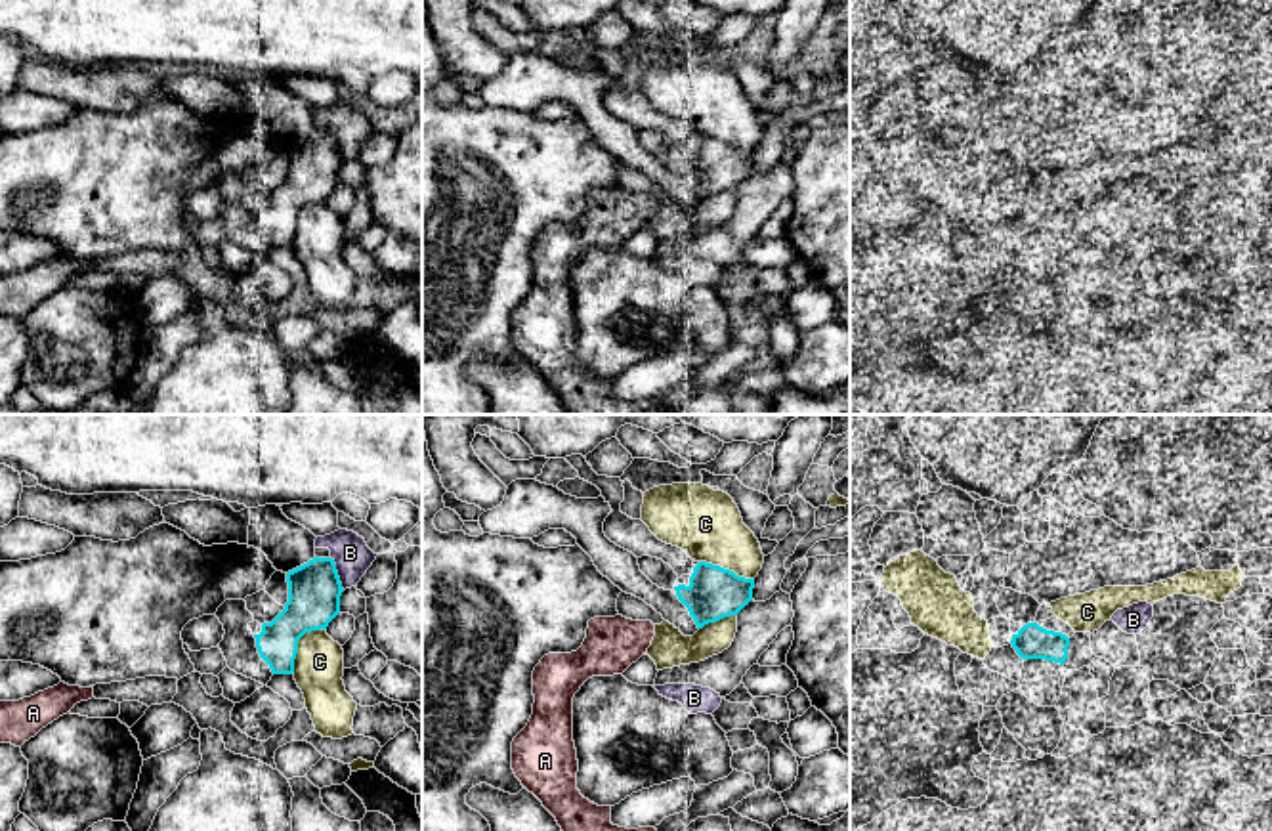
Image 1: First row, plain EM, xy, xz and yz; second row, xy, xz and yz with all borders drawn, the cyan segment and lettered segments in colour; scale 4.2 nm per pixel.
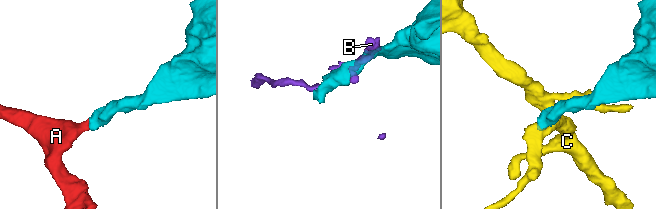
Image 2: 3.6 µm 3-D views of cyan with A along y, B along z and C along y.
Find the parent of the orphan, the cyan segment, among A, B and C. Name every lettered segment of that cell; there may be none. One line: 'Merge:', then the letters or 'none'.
Merge: A

